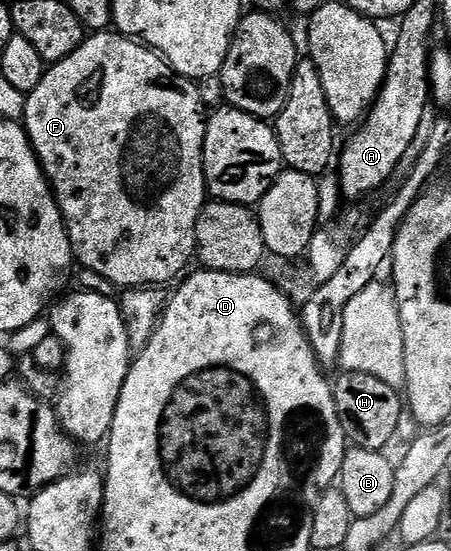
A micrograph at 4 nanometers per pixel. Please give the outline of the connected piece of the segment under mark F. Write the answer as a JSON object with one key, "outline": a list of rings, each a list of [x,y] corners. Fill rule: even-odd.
{"outline":[[[110,30],[91,33],[76,51],[69,53],[69,57],[50,64],[44,70],[41,85],[37,85],[37,89],[25,97],[21,122],[27,128],[31,148],[39,158],[47,182],[51,184],[55,199],[59,202],[59,212],[63,214],[63,222],[67,225],[67,236],[71,238],[71,249],[78,266],[80,263],[88,267],[93,274],[108,279],[118,289],[151,289],[170,279],[178,280],[188,270],[187,262],[196,254],[195,223],[209,199],[203,172],[203,134],[207,132],[207,124],[198,82],[178,75],[159,52],[126,35]]]}

